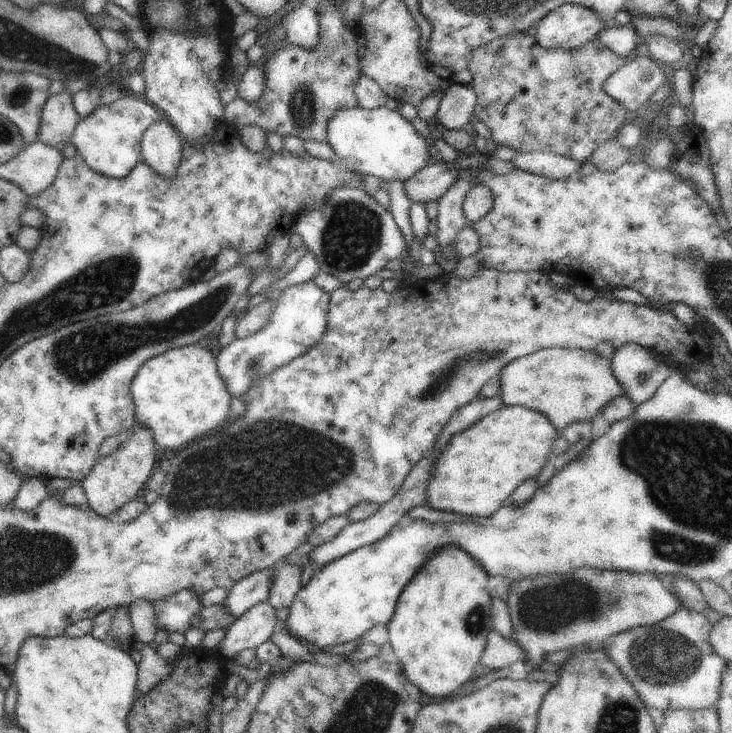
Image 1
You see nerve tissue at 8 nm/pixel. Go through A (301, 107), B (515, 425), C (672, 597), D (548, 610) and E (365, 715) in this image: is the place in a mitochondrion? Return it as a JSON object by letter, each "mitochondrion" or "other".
{"A":"mitochondrion","B":"other","C":"other","D":"mitochondrion","E":"mitochondrion"}

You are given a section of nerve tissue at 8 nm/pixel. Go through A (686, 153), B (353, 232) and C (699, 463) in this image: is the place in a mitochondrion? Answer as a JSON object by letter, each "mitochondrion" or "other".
{"A":"other","B":"mitochondrion","C":"mitochondrion"}

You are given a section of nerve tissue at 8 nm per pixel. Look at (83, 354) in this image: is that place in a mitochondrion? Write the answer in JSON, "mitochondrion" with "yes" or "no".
{"mitochondrion":"yes"}

